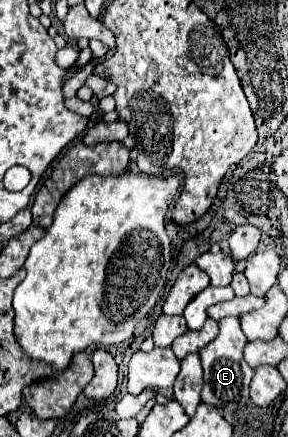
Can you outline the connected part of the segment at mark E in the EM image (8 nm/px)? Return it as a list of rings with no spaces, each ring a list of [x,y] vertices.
[[[227,316],[219,320],[217,338],[199,352],[205,372],[205,386],[201,390],[201,400],[227,414],[233,414],[235,410],[243,408],[249,402],[249,382],[253,378],[253,368],[243,360],[245,344],[247,338],[239,326],[239,318]]]

